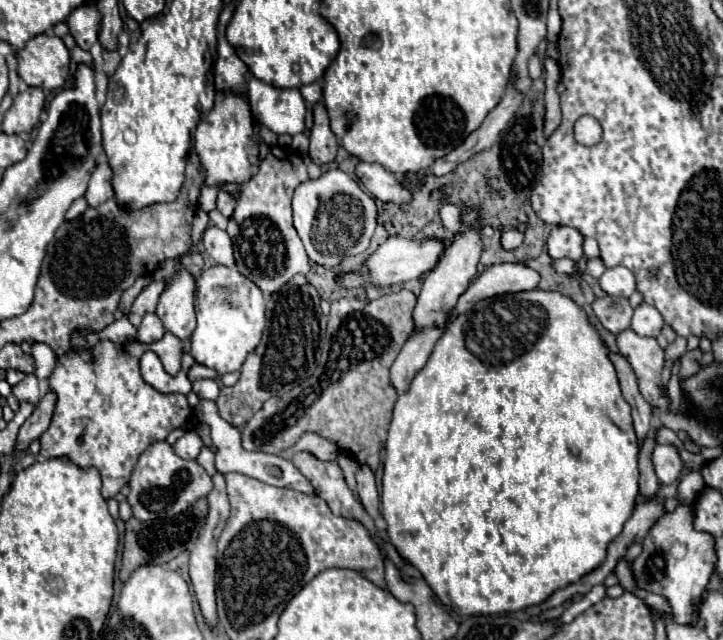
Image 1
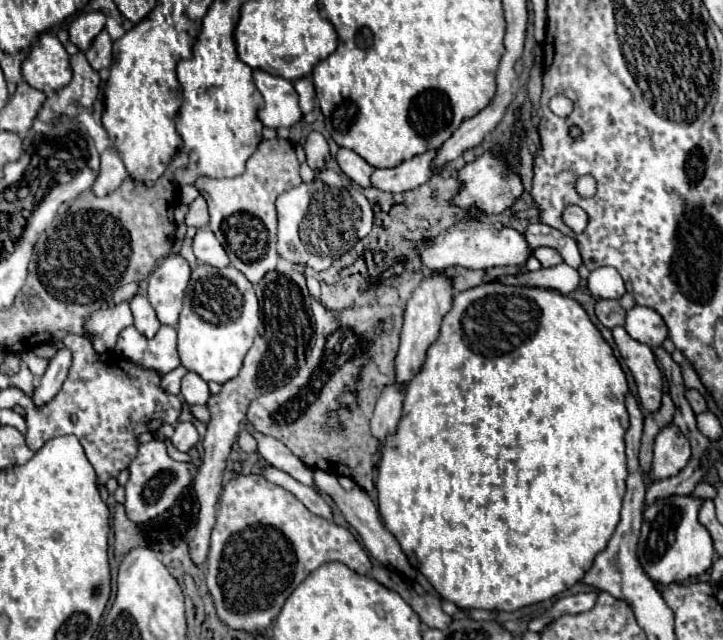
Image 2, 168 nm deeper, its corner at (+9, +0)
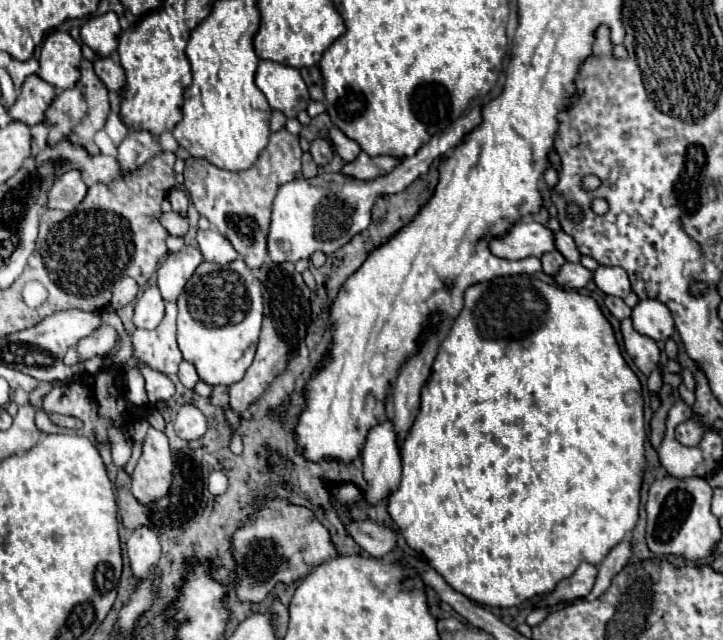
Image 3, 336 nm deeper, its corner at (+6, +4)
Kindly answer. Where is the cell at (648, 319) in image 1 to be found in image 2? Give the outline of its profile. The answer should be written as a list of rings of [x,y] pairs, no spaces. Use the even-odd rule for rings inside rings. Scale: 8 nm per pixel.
[[[635,305],[633,309],[627,311],[625,329],[633,339],[637,339],[649,347],[661,345],[667,337],[667,325],[659,317],[659,313],[655,313],[649,307],[641,307],[641,305]]]

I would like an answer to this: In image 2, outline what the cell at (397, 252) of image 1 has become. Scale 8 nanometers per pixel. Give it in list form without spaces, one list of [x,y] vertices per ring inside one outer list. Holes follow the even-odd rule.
[[[481,223],[481,227],[453,227],[437,237],[425,239],[419,251],[419,259],[427,269],[445,269],[451,265],[463,265],[467,269],[489,269],[503,265],[521,265],[527,261],[529,247],[525,237],[515,229],[493,229],[491,223]]]

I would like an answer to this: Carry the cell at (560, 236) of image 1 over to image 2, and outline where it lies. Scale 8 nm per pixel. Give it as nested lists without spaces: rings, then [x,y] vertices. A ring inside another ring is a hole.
[[[539,247],[533,251],[533,255],[541,261],[543,267],[553,267],[553,265],[559,265],[563,259],[559,255],[559,251],[551,249],[551,247]]]

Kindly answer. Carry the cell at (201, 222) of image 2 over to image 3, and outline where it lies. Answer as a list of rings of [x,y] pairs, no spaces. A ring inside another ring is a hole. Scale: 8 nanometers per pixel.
[[[170,211],[170,213],[160,213],[158,221],[160,221],[160,225],[168,231],[168,235],[182,237],[182,235],[188,231],[188,221],[186,221],[186,217],[176,215],[174,211]]]

